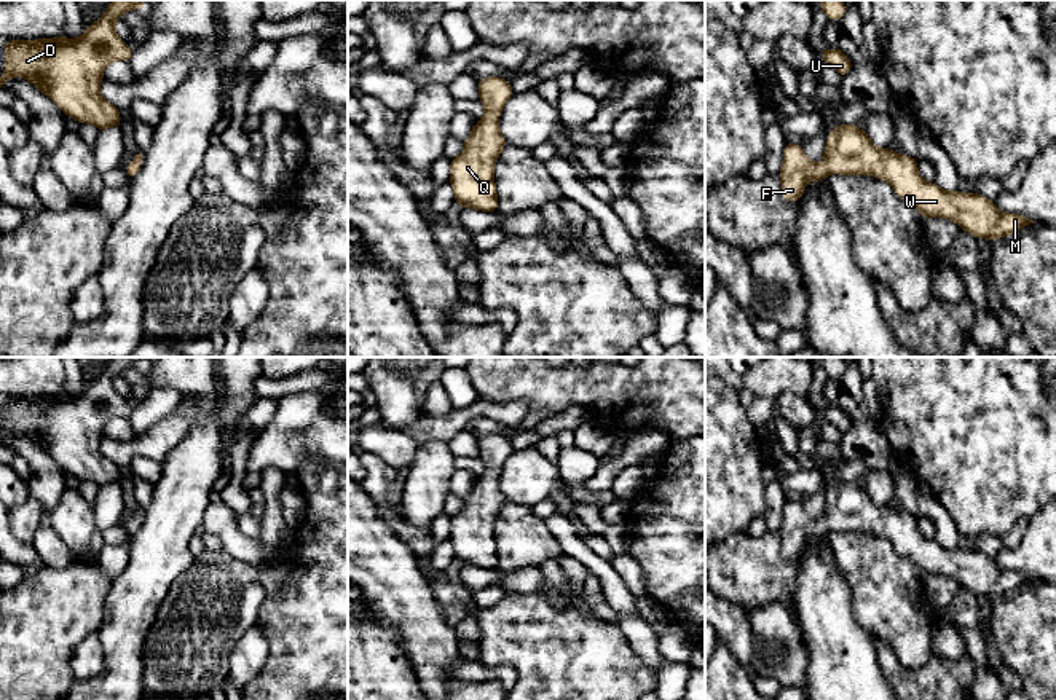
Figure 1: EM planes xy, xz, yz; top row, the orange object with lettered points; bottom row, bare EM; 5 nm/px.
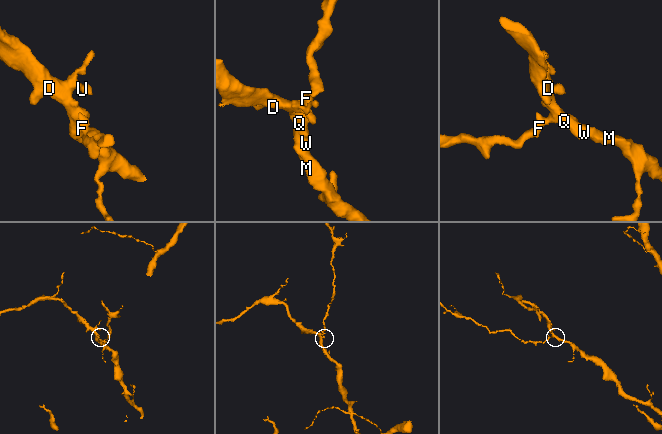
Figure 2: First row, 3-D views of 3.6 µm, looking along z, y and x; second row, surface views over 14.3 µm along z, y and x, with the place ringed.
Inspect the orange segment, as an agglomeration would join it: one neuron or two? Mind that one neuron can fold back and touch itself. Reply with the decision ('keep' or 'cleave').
keep

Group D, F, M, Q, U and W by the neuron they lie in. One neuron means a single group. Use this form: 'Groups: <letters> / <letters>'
Groups: D F M Q U W

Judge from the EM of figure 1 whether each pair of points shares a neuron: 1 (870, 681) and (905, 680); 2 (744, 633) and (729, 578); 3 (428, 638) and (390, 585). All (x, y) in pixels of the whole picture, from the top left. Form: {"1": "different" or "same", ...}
{"1": "different", "2": "different", "3": "same"}

